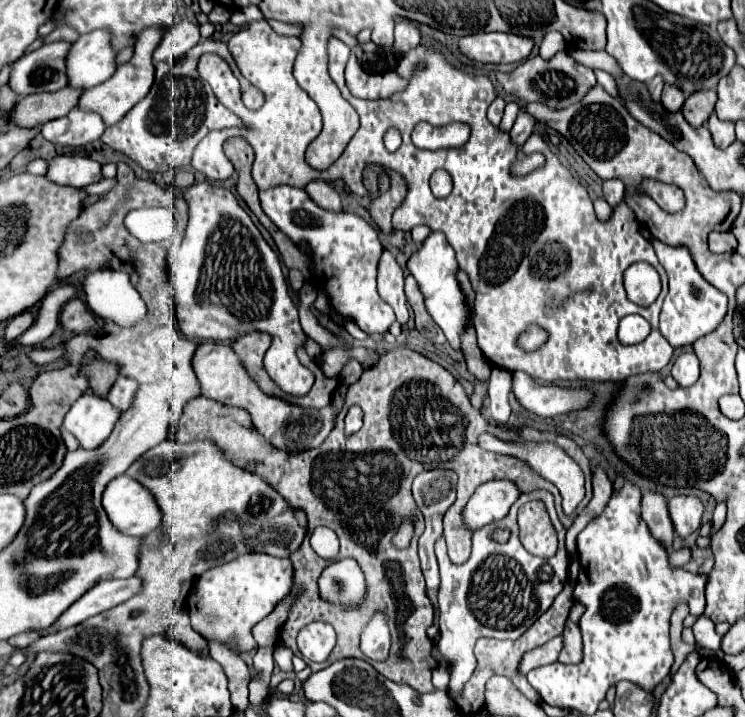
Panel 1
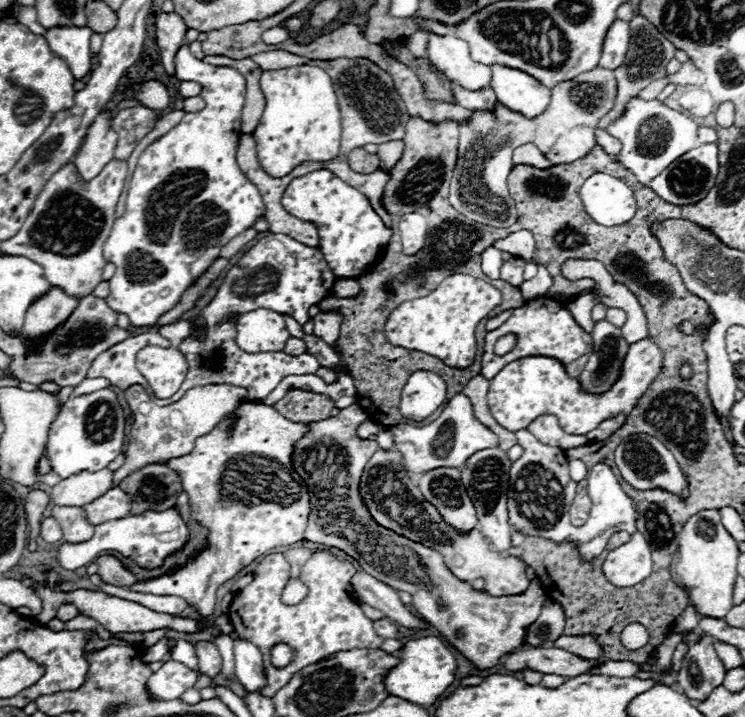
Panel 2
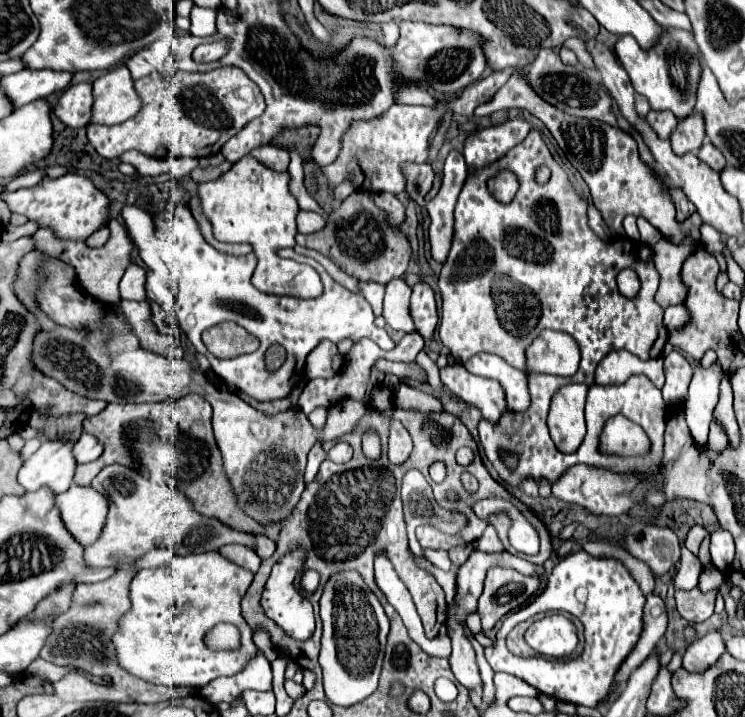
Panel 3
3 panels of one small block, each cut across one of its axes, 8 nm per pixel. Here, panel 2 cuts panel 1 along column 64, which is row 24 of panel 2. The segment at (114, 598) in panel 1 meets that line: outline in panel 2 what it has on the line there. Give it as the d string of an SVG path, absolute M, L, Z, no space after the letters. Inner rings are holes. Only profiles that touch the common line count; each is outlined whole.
M616 20L610 28L608 34L604 38L604 46L602 46L602 56L598 66L600 68L618 68L624 62L624 56L628 52L628 40L630 40L630 28L628 22L624 20Z

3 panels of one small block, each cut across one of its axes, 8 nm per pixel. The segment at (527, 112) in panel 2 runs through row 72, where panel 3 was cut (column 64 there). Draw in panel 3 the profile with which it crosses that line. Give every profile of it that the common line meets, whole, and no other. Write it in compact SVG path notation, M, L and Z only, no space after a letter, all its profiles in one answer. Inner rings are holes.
M72 484L64 494L56 496L56 506L66 530L82 546L94 544L104 526L108 500L92 486Z

